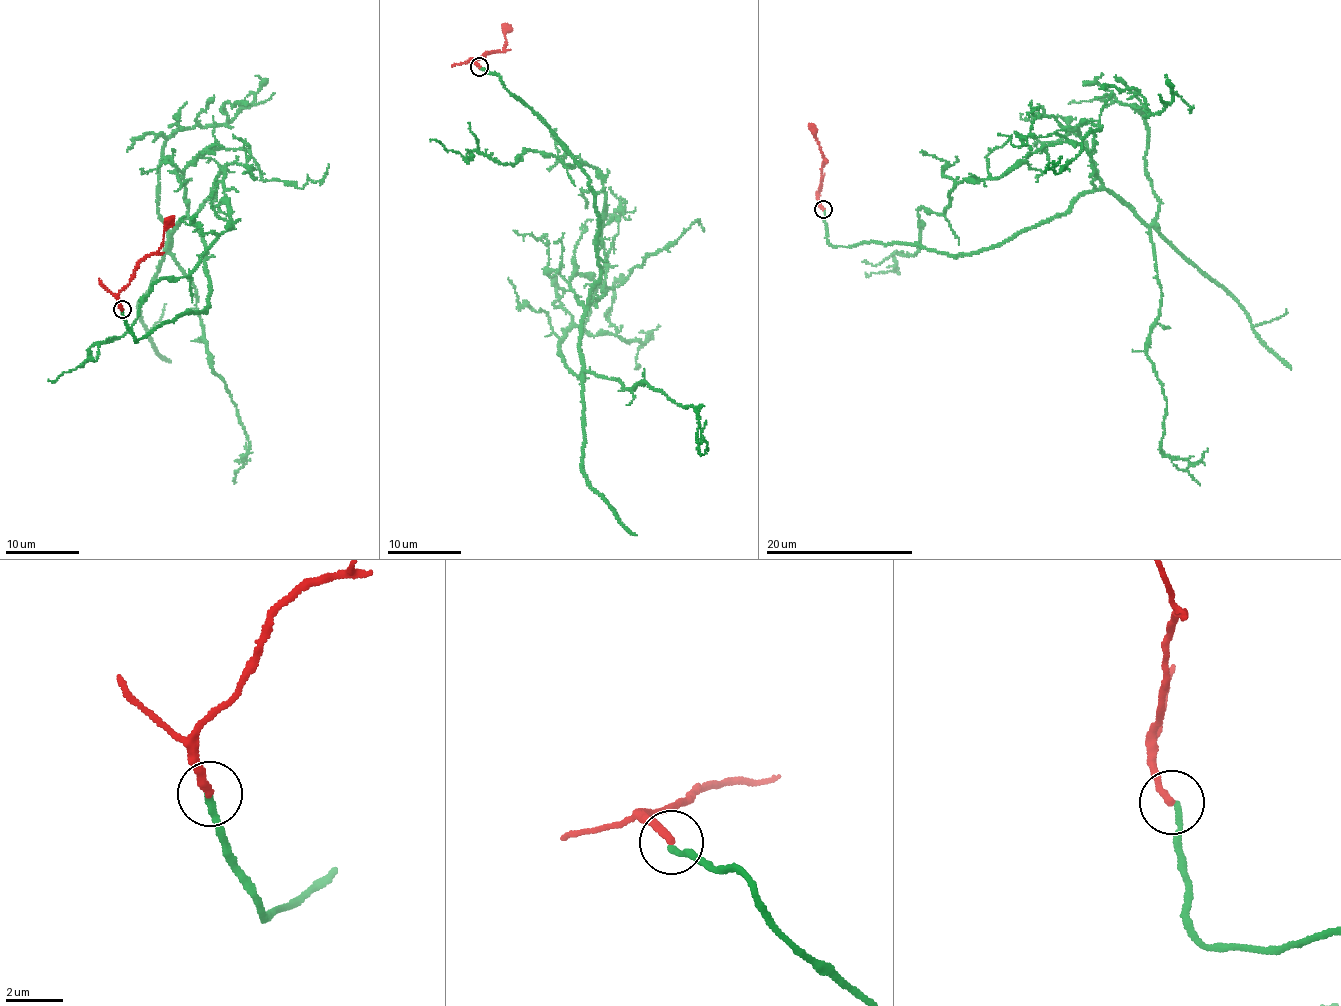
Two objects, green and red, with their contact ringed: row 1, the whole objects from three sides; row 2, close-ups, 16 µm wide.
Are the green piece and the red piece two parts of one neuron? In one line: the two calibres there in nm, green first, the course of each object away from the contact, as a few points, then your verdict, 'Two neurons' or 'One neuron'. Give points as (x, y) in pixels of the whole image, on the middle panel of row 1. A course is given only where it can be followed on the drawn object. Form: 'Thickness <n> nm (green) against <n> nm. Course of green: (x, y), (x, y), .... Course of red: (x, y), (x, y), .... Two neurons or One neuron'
Thickness 200 nm (green) against 260 nm. Course of green: (479, 68), (587, 176), (600, 269), (588, 303), (599, 298), (598, 171), (527, 149), (505, 165), (430, 139). Course of red: (479, 66), (472, 59), (482, 54), (501, 51), (506, 42), (504, 32), (510, 25). One neuron

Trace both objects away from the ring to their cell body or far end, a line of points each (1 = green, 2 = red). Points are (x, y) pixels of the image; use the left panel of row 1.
1: (121, 308), (136, 341), (205, 311), (192, 218), (226, 171), (232, 225), (48, 379)
2: (121, 309), (118, 294), (129, 282), (133, 270), (163, 243), (166, 222), (174, 216)

